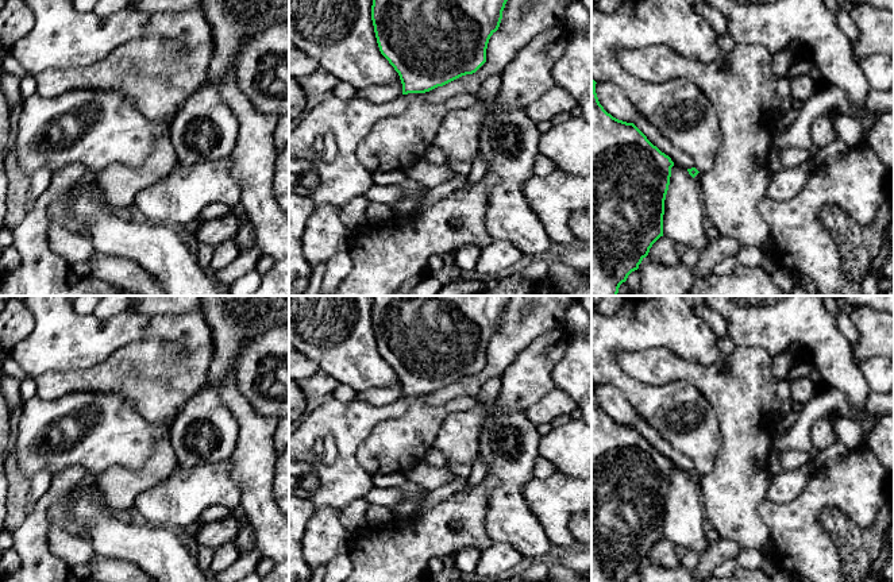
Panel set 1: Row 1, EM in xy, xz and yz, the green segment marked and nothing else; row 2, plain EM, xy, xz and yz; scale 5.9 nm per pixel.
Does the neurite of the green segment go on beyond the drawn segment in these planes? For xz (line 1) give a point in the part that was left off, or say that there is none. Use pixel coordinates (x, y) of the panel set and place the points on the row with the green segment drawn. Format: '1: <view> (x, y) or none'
1: none

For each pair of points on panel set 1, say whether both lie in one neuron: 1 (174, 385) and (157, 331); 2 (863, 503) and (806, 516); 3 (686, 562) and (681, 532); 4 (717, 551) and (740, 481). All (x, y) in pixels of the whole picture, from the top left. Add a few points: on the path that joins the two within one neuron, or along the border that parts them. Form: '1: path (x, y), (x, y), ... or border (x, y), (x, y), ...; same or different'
1: path (161, 372), (157, 367), (157, 345); same
2: path (850, 500), (823, 500), (820, 503); same
3: border (686, 550), (700, 554); different
4: border (720, 536), (732, 539), (742, 548); different

